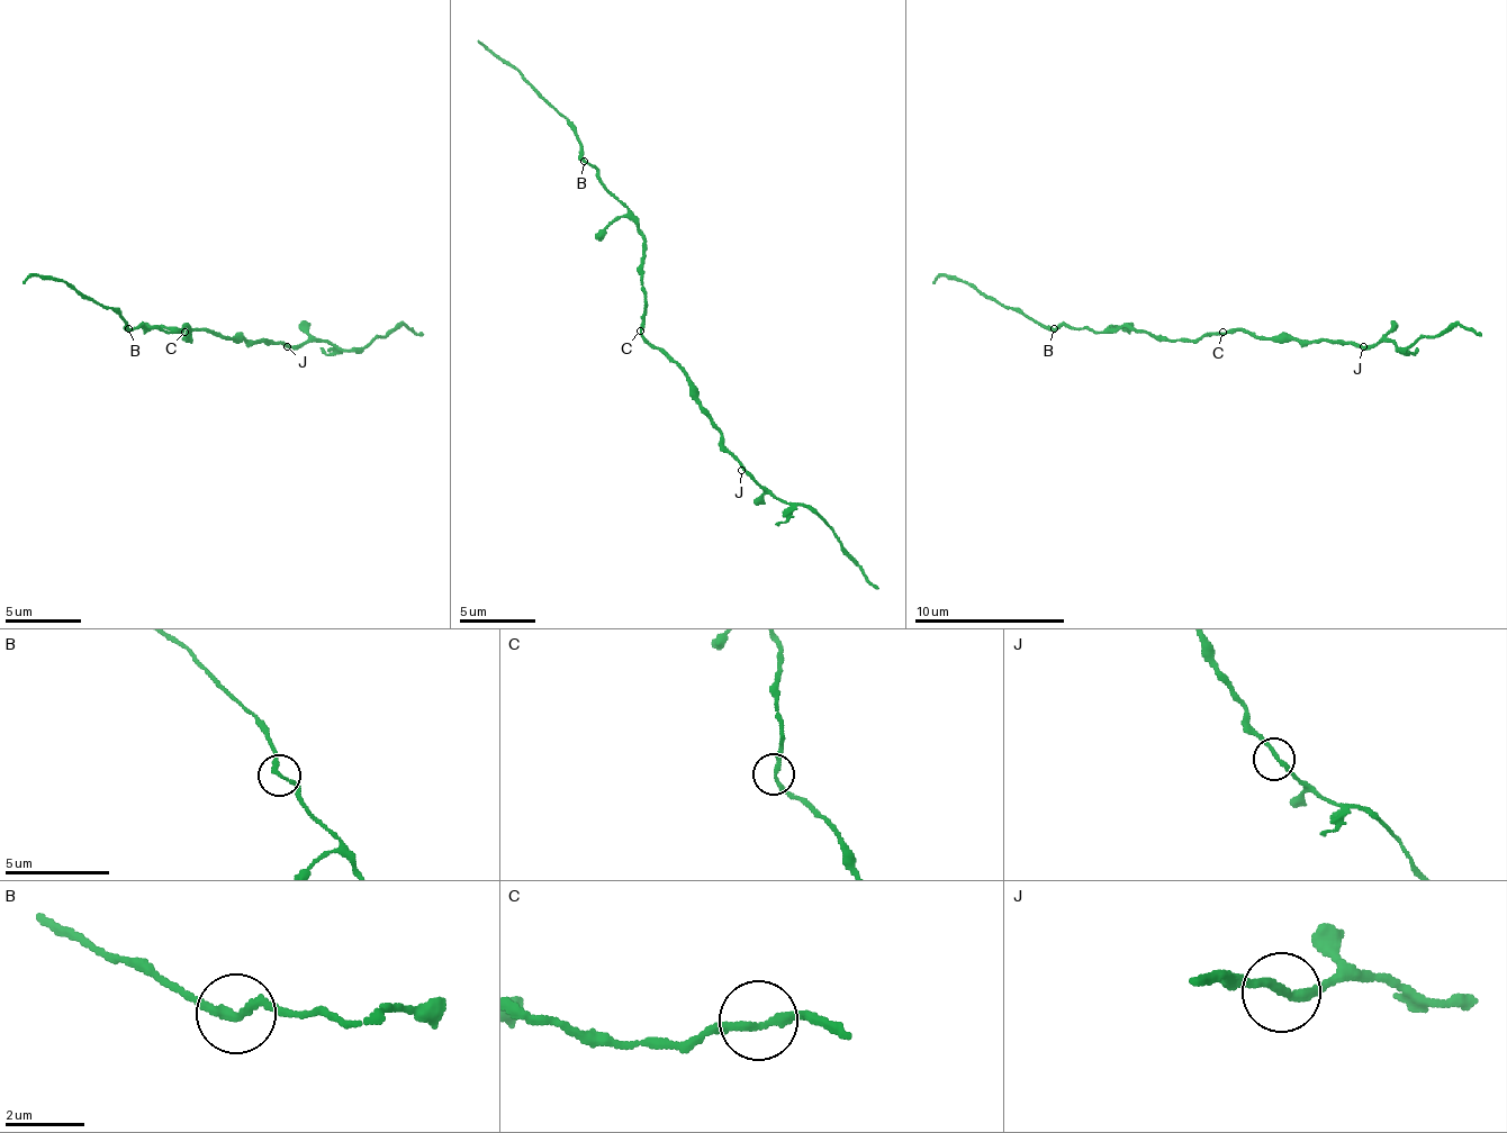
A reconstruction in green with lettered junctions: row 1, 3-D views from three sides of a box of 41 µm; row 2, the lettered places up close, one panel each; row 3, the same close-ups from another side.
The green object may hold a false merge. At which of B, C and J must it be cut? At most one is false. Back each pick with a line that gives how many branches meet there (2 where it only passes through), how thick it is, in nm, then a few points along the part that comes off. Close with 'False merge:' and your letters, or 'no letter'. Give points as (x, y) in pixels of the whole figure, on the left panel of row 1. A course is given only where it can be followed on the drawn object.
False merge: no letter

